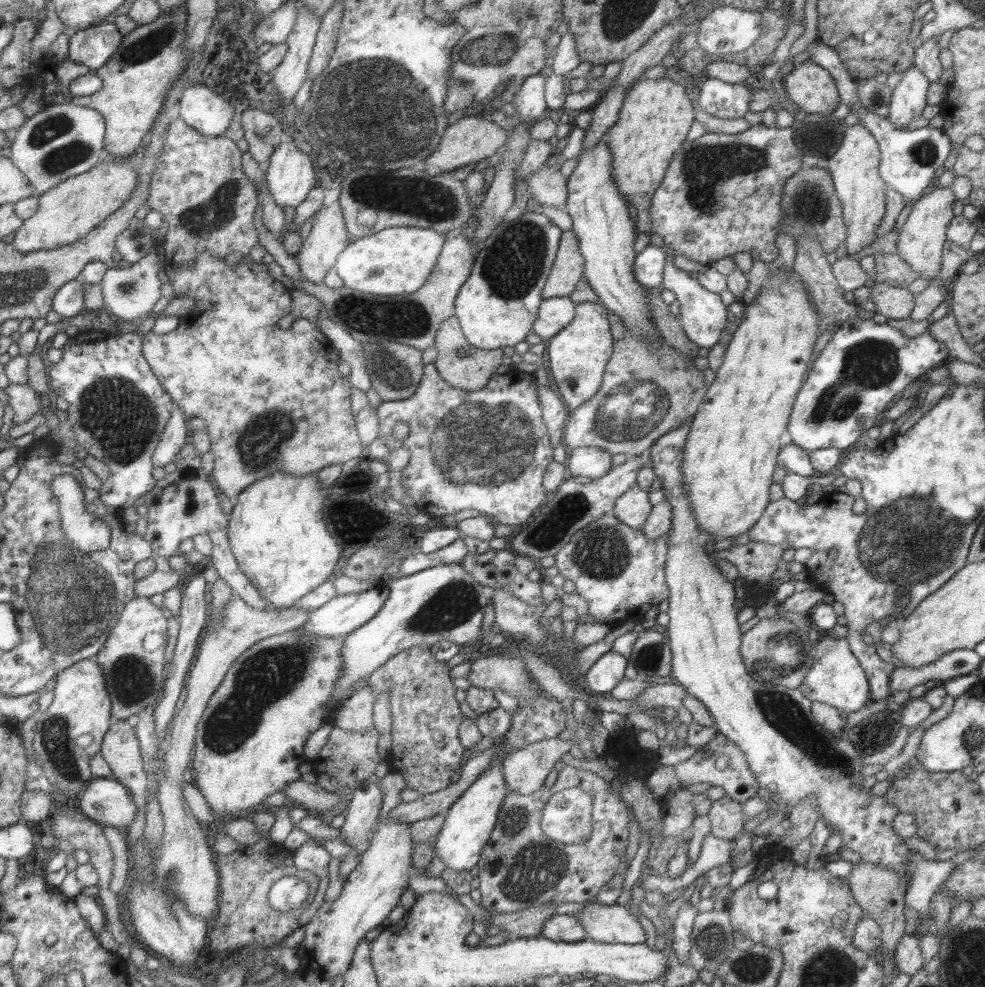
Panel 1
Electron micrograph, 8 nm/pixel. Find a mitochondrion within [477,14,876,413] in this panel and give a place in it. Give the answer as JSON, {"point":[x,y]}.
{"point":[703,167]}

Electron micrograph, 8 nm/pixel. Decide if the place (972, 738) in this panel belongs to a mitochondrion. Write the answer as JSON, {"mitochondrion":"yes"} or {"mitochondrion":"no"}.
{"mitochondrion":"yes"}

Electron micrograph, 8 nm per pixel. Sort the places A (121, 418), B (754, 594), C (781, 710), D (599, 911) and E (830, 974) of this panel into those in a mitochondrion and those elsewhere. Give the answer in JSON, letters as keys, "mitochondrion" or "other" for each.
{"A":"mitochondrion","B":"other","C":"mitochondrion","D":"other","E":"mitochondrion"}

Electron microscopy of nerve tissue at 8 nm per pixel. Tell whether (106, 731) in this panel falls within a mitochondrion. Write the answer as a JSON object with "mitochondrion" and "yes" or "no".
{"mitochondrion":"no"}

